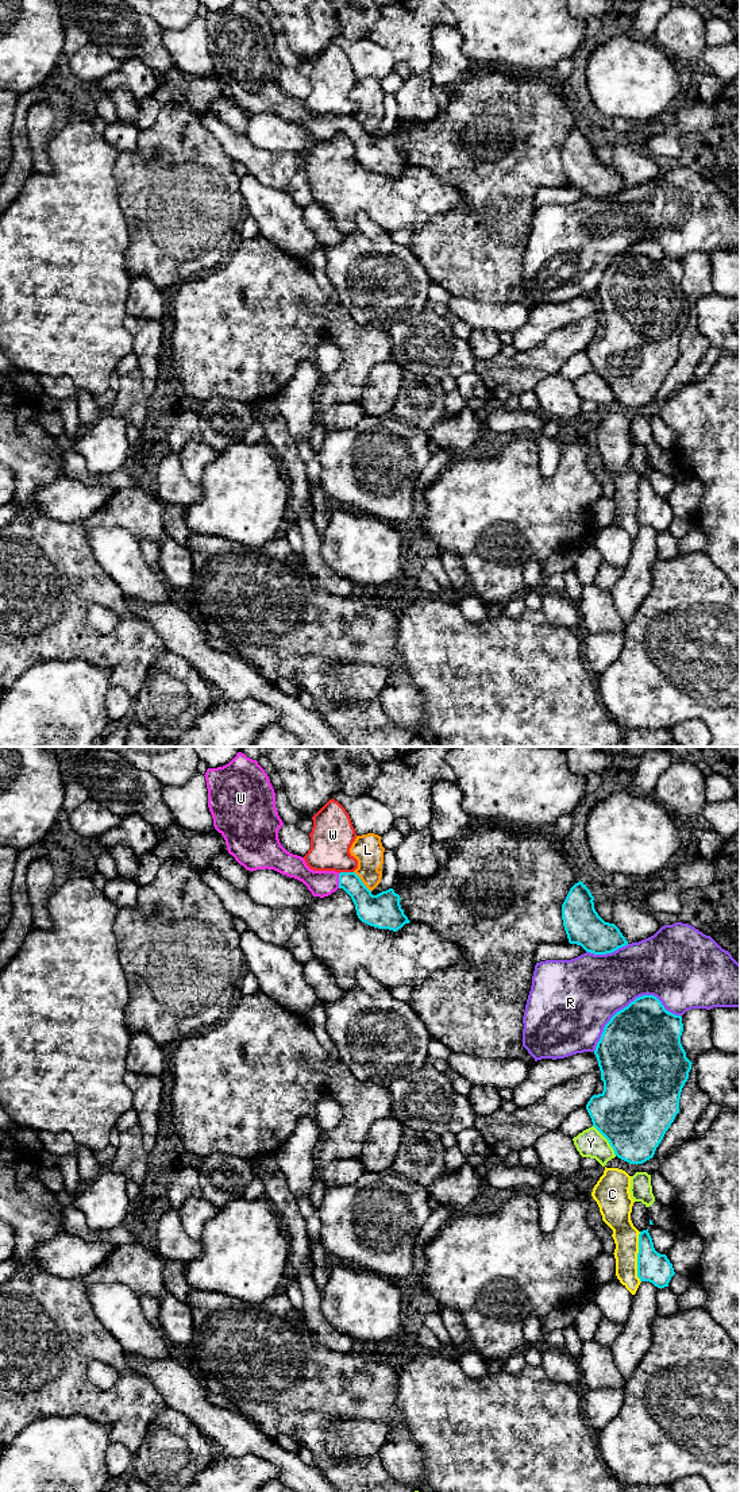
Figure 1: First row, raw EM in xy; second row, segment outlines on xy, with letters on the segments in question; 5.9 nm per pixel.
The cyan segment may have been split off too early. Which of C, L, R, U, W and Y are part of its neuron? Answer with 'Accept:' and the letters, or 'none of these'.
Accept: U

